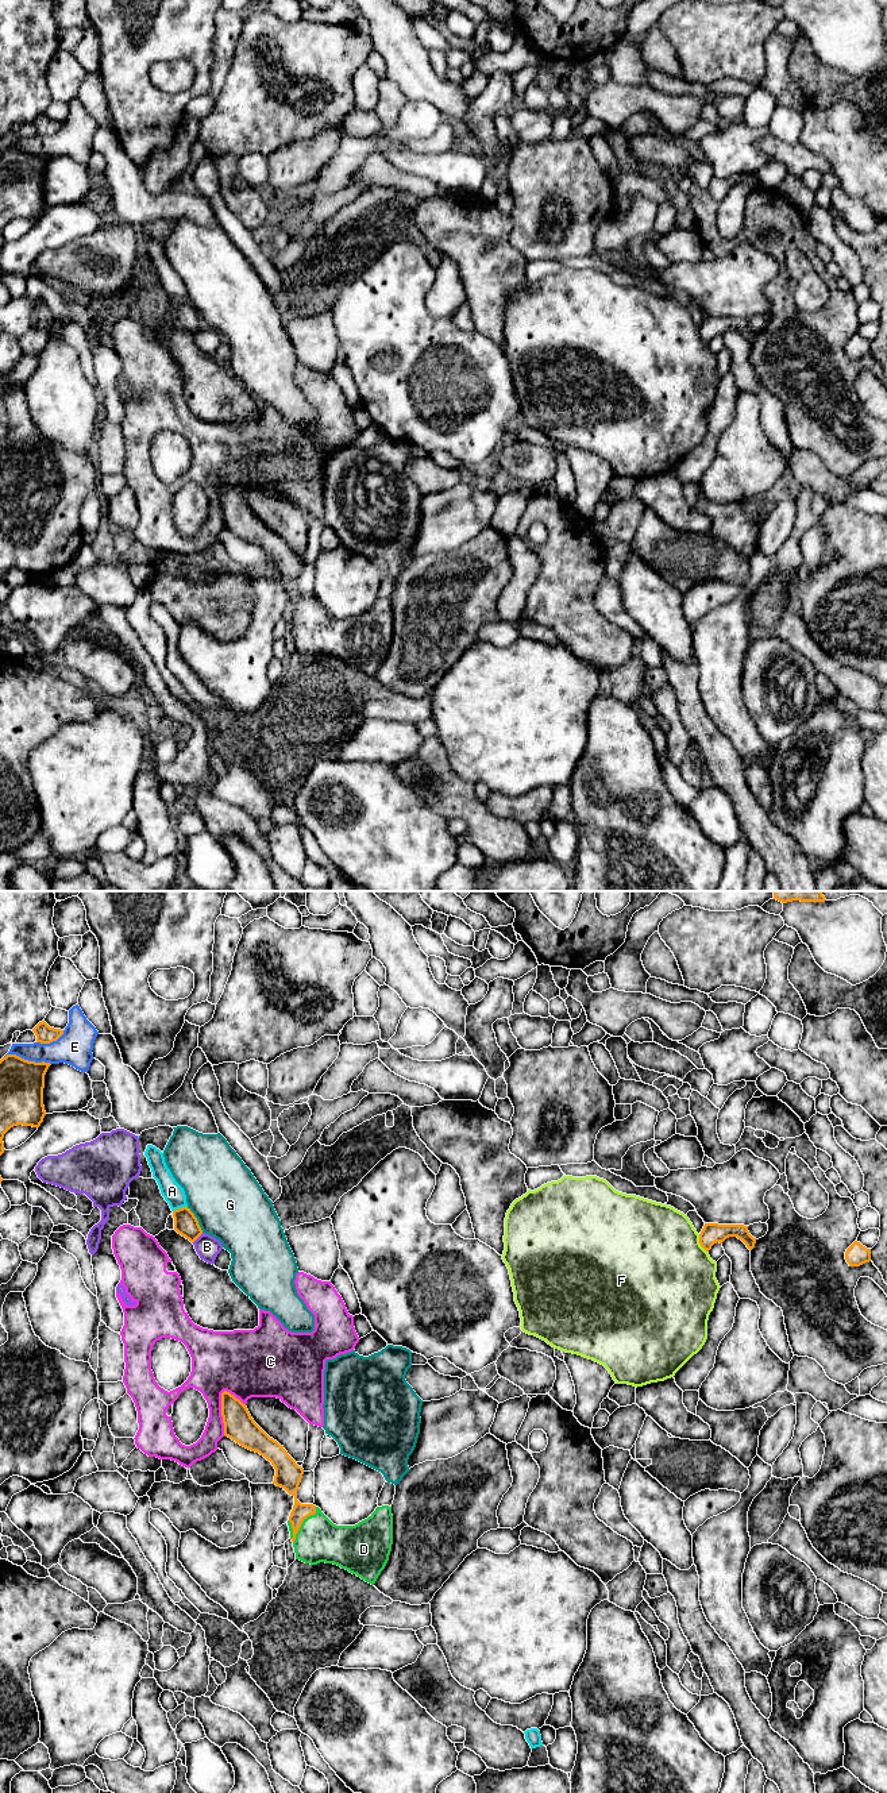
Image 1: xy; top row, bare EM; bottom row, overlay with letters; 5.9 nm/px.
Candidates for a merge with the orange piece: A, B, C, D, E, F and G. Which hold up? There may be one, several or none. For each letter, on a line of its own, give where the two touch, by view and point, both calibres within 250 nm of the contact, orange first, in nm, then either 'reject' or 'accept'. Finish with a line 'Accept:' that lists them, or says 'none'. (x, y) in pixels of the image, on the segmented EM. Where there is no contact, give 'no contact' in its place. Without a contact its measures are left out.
A: xy (180, 1209) | 140/120 nm | reject
B: xy (197, 1237) | 140/140 nm | reject
C: xy (222, 1412) | 180/260 nm | reject
D: xy (301, 1523) | 100/260 nm | accept
E: xy (27, 1060) | 260/170 nm | reject
F: xy (700, 1242) | 130/500 nm | reject
G: xy (196, 1219) | 140/420 nm | reject
Accept: D

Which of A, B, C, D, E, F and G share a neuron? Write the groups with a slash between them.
A / B / C / D / E / F / G

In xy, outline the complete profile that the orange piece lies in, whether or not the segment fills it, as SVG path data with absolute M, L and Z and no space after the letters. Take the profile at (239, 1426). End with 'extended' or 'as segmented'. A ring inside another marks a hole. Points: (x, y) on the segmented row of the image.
M227 1391L221 1393L221 1416L224 1435L270 1461L275 1469L273 1484L294 1497L288 1526L296 1559L333 1563L374 1585L392 1551L392 1507L377 1507L355 1526L333 1524L319 1507L297 1500L304 1469L254 1422L246 1404Z; extended

